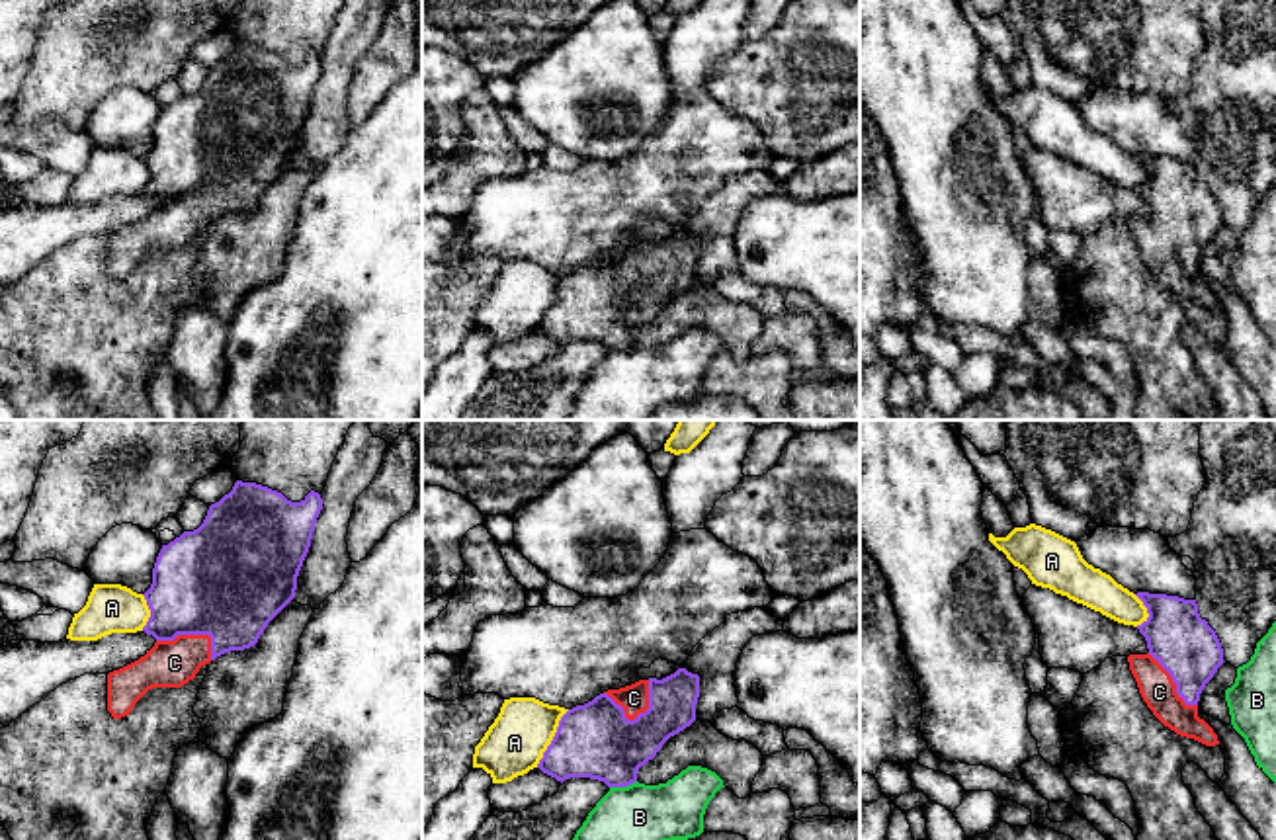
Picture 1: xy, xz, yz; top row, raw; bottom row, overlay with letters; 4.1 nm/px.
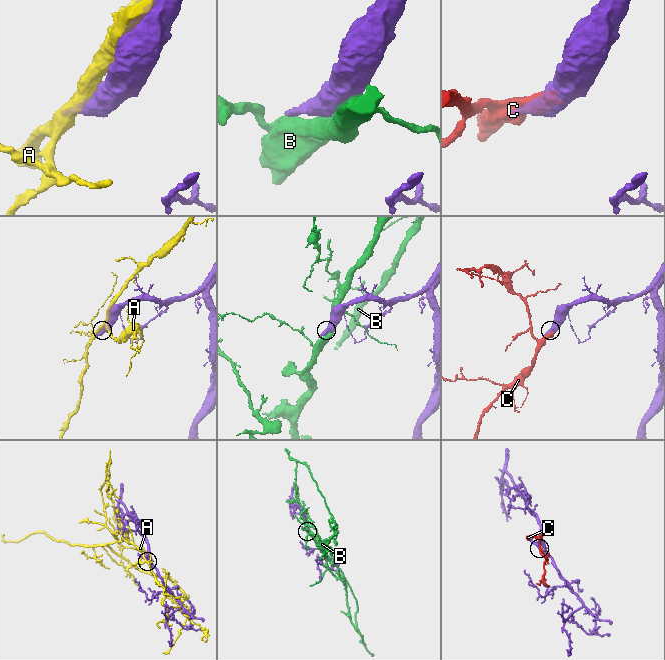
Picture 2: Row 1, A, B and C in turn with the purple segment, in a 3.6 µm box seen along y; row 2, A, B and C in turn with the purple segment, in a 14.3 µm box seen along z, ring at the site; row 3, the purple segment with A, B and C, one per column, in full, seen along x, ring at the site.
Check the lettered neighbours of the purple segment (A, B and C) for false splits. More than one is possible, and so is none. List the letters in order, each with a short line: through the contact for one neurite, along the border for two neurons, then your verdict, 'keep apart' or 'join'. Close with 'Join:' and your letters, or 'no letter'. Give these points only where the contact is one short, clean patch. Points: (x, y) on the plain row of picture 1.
A: keep apart
B: line xz (636, 342), (610, 350); keep apart
C: join
Join: C

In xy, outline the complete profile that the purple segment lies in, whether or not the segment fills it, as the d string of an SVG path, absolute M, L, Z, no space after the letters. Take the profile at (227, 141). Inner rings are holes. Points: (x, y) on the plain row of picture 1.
M236 43L229 57L209 68L197 92L184 94L162 107L152 131L152 147L143 156L150 172L143 193L152 197L156 205L139 223L107 236L107 273L111 279L129 277L152 250L182 250L217 219L254 209L268 186L295 160L297 139L309 115L320 72L322 61L315 53L301 64L291 64L268 49Z

